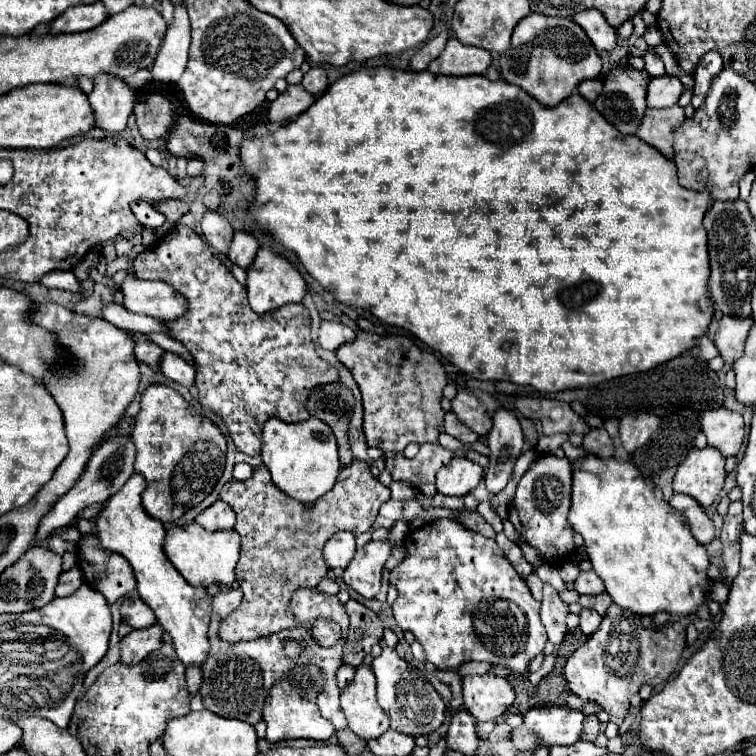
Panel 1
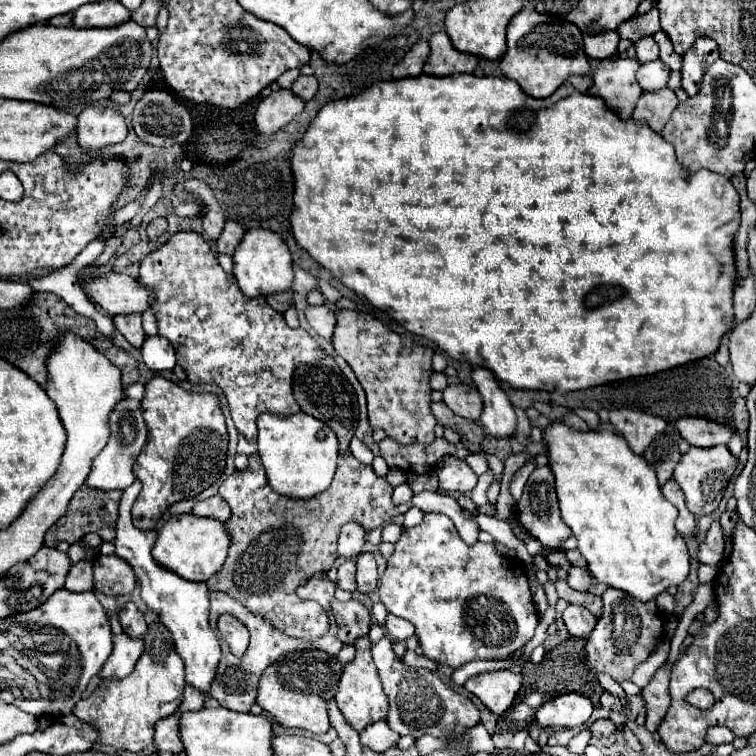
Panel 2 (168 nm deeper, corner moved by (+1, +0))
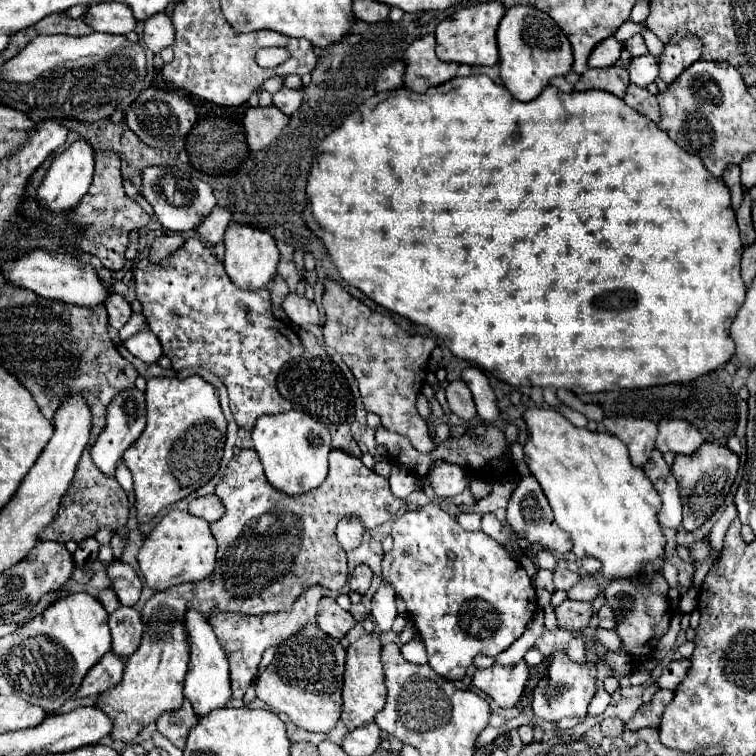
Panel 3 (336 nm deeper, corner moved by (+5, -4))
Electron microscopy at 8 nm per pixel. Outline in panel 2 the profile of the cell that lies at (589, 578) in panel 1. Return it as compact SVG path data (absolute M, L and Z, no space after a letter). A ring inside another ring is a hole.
M575 566L569 570L569 576L567 576L567 584L569 584L573 590L579 592L587 591L591 580L593 580L593 578L591 578L591 574L589 574L585 568L575 568Z

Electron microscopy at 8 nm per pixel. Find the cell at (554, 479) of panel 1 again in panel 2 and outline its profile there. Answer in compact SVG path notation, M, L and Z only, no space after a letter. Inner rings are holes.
M547 466L535 468L533 474L529 476L523 496L517 504L517 520L527 530L529 536L537 538L549 550L559 550L563 546L563 542L571 536L571 528L563 522L563 518L559 514L559 502L557 502L557 494L555 494L555 478Z

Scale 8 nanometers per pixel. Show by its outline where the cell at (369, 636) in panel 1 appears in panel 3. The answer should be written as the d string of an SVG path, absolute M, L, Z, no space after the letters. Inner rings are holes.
M323 598L319 602L317 626L327 636L331 636L335 640L341 640L347 634L347 630L351 630L355 626L355 618L351 616L351 612L339 608L333 598Z

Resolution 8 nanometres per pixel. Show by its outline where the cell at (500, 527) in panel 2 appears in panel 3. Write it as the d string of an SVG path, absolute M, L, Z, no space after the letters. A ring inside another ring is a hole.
M459 514L457 520L465 530L481 530L481 516L479 514Z

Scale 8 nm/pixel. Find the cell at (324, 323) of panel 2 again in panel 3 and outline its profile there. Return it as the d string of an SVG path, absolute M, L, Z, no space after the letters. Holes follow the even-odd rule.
M289 294L283 300L283 310L287 314L287 318L291 322L295 322L297 326L305 326L305 324L321 324L321 316L319 316L319 308L315 306L315 302L309 302L303 296L297 294Z

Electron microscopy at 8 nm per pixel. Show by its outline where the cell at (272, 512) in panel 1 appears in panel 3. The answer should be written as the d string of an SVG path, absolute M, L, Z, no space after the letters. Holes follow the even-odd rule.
M241 450L239 456L235 456L229 466L225 476L217 484L215 492L227 512L223 514L221 520L211 524L211 532L219 544L217 552L217 566L211 578L205 578L201 582L187 582L183 586L173 586L171 590L165 592L155 592L143 612L143 638L141 646L135 650L135 654L129 656L125 664L125 676L123 680L103 692L97 698L97 708L101 708L109 720L113 722L111 738L131 744L135 736L151 722L155 722L161 714L177 710L185 696L183 696L183 678L187 672L187 662L189 662L189 646L187 646L187 634L183 630L183 614L189 608L195 608L203 612L205 616L211 614L211 610L227 610L227 612L239 612L239 614L267 614L267 612L287 612L293 604L293 600L307 590L309 586L325 586L325 588L343 588L347 582L347 558L343 548L339 546L335 538L335 526L341 518L357 516L366 529L373 529L381 526L383 522L395 518L399 508L403 508L407 502L399 500L391 494L389 482L385 478L379 478L373 470L369 470L361 458L355 458L343 450L331 450L329 454L329 476L323 482L323 486L301 494L301 496L287 496L279 494L275 490L265 474L263 466L259 462L259 456L255 450Z

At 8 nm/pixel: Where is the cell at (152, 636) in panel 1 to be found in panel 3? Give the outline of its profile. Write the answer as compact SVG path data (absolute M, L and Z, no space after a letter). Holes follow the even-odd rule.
M107 652L83 678L77 698L93 696L117 686L123 678L123 670L125 670L125 658L115 652Z

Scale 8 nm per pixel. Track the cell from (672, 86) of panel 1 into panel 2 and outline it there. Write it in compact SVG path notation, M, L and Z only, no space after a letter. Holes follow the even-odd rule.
M653 60L647 64L641 64L637 70L637 82L643 90L661 90L667 86L669 78L669 66L665 66L661 60Z

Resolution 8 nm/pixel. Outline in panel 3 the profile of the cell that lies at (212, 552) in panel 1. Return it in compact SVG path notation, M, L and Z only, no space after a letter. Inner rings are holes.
M169 510L161 522L145 538L143 548L137 554L141 574L149 588L167 590L183 582L199 582L211 576L217 562L217 542L209 530L209 522L195 518L185 510Z

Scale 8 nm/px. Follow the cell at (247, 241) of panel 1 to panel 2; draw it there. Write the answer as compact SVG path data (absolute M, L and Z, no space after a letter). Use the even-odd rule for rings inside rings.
M225 222L223 232L217 238L217 252L221 252L221 254L233 254L235 248L237 248L237 244L239 244L239 238L243 234L245 234L245 230L237 222Z

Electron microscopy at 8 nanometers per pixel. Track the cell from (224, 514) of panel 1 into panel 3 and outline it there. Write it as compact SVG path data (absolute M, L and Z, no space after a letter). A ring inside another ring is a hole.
M215 494L203 496L203 498L195 498L189 502L189 512L193 516L199 516L207 522L215 522L225 514L225 506L221 504L221 500Z

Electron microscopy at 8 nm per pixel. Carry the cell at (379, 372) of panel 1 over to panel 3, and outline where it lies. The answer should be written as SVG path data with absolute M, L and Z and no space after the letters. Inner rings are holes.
M331 280L325 288L323 310L325 342L341 354L343 362L349 366L355 380L359 382L365 410L377 414L387 430L399 432L409 438L413 448L417 448L419 452L433 450L435 444L431 442L427 420L419 416L415 402L425 384L431 350L437 346L435 338L401 330L389 316L369 310L365 304L361 304L357 298L353 298Z

